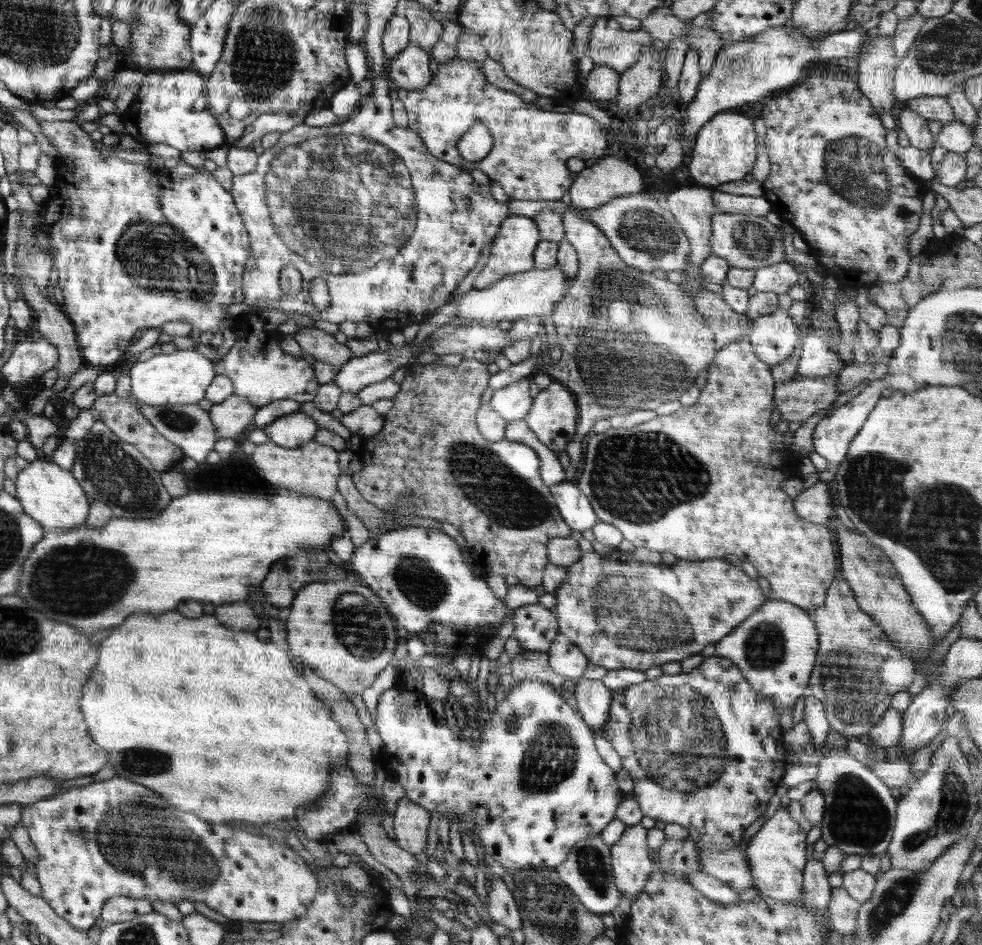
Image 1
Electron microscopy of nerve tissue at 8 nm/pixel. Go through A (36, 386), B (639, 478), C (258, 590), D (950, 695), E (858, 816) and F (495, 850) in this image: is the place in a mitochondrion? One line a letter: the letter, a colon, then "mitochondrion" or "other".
A: other
B: mitochondrion
C: other
D: other
E: mitochondrion
F: other

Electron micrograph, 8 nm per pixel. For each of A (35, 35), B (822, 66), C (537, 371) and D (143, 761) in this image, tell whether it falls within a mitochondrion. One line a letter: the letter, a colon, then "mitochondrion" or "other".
A: mitochondrion
B: other
C: other
D: mitochondrion

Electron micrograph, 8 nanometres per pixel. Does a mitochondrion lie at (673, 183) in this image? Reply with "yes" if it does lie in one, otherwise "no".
no

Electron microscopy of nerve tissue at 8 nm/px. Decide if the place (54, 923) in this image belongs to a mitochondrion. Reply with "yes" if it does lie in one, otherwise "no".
no

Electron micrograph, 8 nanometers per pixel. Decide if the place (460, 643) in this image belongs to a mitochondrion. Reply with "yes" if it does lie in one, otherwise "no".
no

